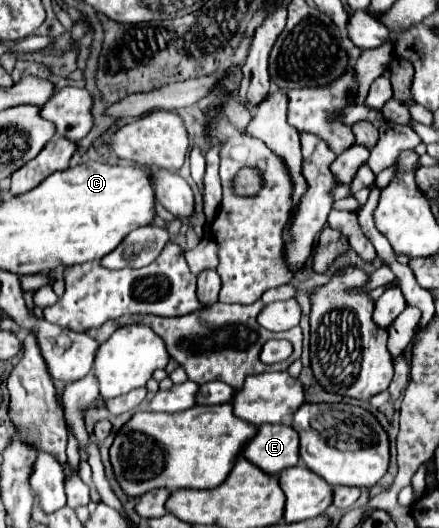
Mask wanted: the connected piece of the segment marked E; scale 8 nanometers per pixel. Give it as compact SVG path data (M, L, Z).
M261 425L257 429L257 435L245 445L245 451L241 455L267 475L279 475L283 469L299 463L299 435L287 425Z

